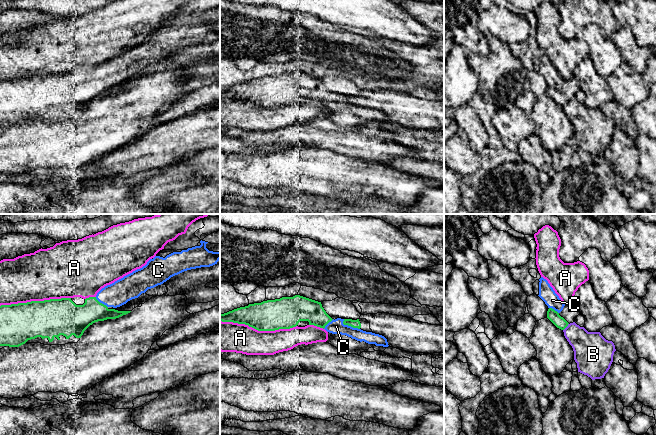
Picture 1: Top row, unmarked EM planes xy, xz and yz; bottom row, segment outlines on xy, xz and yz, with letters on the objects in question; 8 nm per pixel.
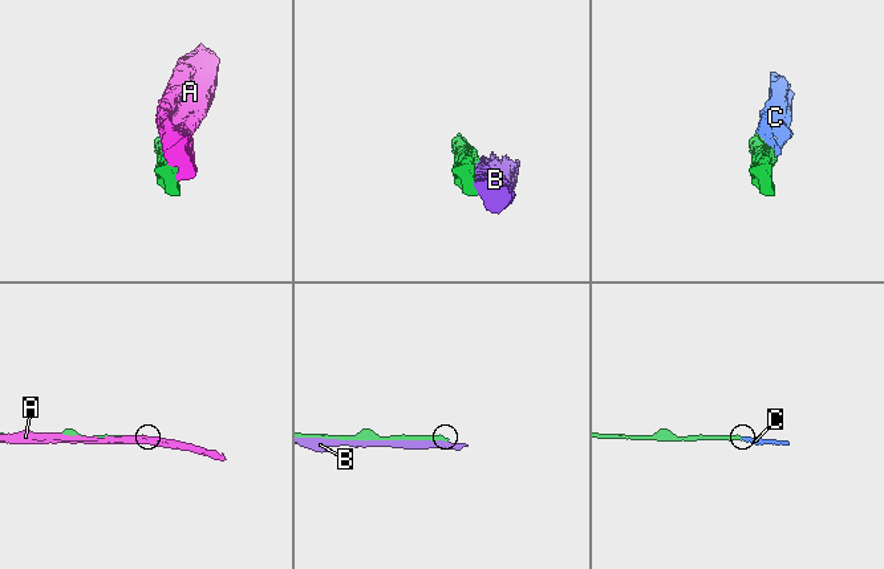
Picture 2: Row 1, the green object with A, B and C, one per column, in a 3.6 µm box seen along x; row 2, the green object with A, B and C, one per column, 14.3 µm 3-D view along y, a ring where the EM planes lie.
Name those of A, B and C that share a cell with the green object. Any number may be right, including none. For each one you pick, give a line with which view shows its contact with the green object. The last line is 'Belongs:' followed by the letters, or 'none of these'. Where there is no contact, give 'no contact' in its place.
C: meets green in xz
Belongs: C

